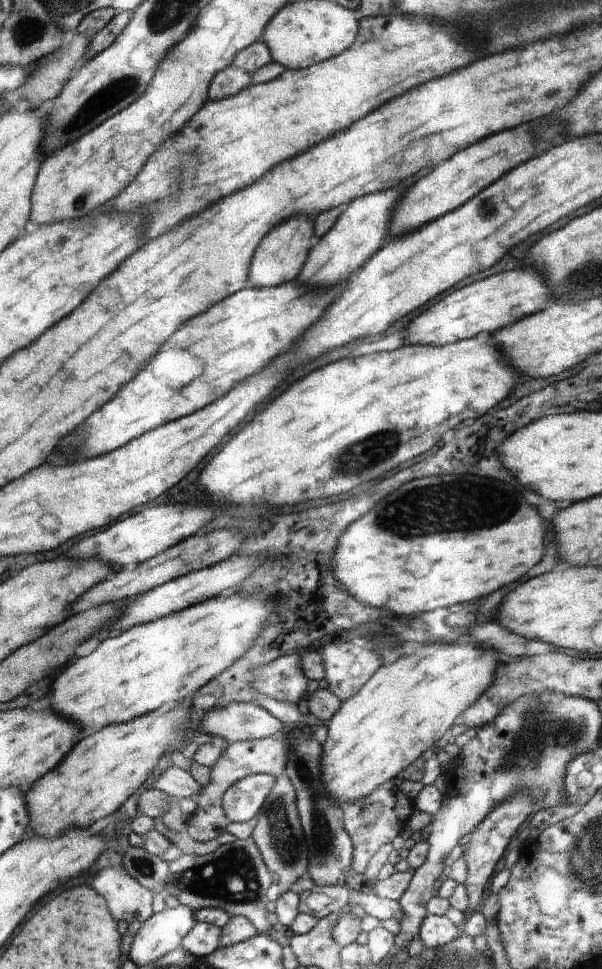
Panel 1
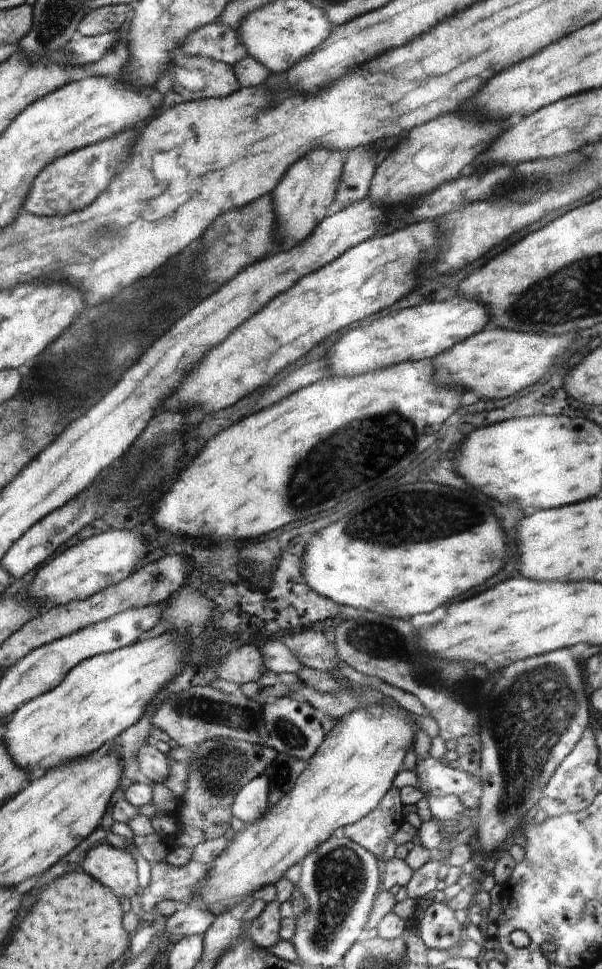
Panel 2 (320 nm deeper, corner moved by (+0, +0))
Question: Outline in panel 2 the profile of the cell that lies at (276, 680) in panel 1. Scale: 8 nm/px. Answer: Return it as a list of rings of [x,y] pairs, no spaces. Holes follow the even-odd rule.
[[[240,644],[222,660],[216,674],[218,678],[244,684],[258,682],[266,670],[260,647],[256,644]]]

